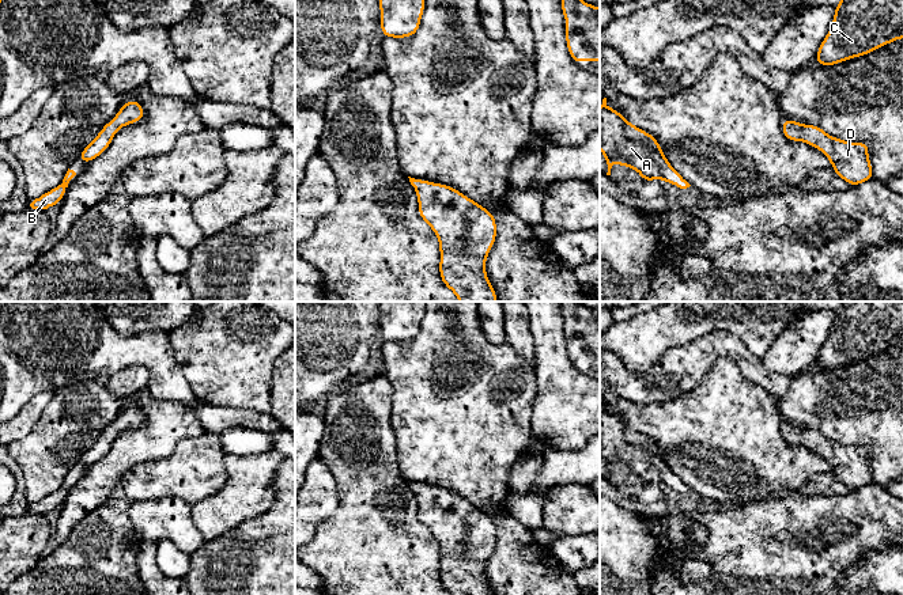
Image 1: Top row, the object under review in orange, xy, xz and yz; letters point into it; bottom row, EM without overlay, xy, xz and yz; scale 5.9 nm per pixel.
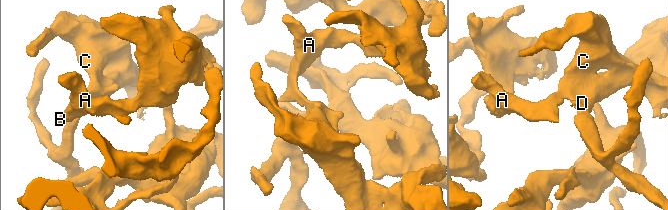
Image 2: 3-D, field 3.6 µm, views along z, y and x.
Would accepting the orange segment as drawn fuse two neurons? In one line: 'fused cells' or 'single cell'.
single cell

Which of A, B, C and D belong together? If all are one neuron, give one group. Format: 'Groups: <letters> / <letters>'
Groups: A B C D

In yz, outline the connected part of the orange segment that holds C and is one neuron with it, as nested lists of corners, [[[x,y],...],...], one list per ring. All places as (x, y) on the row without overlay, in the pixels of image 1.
[[[842,302],[815,368],[832,371],[903,342],[903,302]]]

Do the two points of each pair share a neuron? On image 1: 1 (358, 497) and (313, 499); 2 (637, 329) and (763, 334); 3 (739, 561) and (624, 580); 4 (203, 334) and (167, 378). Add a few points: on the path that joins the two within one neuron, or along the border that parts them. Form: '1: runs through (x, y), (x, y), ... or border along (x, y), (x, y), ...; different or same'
1: border along (328, 467), (335, 480), (339, 507), (318, 523); different
2: runs through (668, 328), (675, 323), (696, 321), (732, 321); same
3: border along (669, 549), (657, 561), (652, 580); different
4: border along (167, 333), (174, 357), (193, 391); different

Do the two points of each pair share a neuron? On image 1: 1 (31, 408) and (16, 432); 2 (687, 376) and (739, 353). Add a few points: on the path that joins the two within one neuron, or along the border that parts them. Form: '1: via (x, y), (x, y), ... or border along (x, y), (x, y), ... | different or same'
1: via (30, 413), (18, 427) | same
2: via (699, 364), (713, 351), (726, 351) | same

